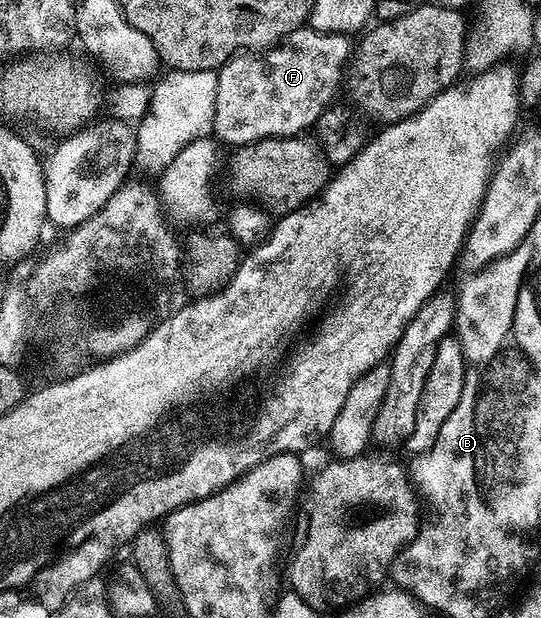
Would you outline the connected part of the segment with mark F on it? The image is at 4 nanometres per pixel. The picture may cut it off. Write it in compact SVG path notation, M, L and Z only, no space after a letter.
M306 25L281 40L276 47L260 53L241 53L228 59L217 74L215 93L215 115L212 134L222 144L230 148L246 147L248 143L258 143L260 139L279 139L290 135L301 135L316 124L317 119L338 97L337 86L345 75L345 66L351 63L349 35L336 35L314 31Z

